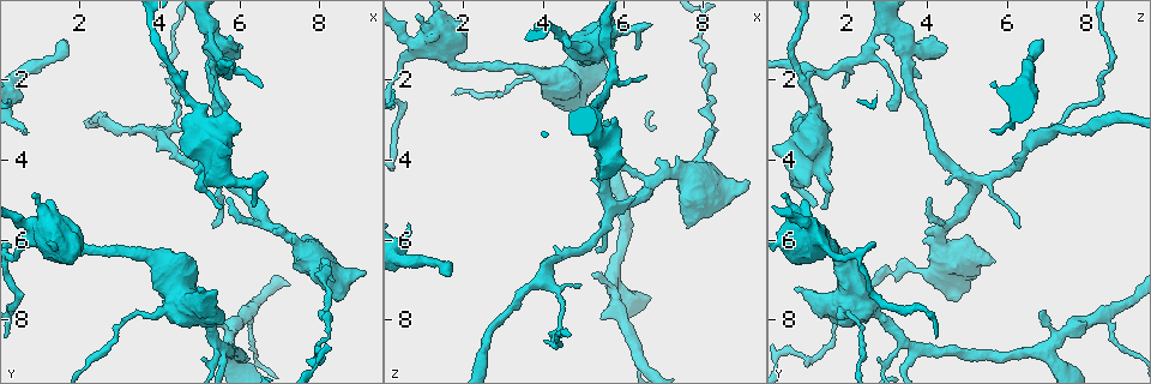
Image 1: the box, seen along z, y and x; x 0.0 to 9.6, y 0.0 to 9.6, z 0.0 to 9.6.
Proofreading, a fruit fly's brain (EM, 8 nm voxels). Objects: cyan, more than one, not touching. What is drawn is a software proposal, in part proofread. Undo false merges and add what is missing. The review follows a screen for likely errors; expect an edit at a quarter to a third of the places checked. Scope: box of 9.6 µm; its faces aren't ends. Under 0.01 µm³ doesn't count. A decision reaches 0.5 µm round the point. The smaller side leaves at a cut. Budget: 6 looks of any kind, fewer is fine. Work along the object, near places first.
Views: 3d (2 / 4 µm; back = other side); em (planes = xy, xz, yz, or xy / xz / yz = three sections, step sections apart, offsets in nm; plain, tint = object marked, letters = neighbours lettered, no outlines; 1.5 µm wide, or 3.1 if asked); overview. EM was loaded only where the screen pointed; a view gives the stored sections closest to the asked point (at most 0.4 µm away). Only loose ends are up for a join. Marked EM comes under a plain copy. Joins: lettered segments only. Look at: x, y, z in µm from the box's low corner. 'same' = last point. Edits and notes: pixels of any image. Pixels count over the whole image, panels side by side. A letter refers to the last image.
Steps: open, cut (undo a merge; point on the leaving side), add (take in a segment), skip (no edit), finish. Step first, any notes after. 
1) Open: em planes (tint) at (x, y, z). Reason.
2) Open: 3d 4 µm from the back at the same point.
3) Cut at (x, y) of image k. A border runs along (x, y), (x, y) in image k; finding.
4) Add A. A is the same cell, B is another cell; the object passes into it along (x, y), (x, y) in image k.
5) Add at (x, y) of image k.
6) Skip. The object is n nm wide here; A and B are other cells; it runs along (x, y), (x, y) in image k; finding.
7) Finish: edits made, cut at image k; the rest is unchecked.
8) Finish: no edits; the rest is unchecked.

Open: em xz step 4 (letters) at (1.55, 1.00, 6.90). Free end.

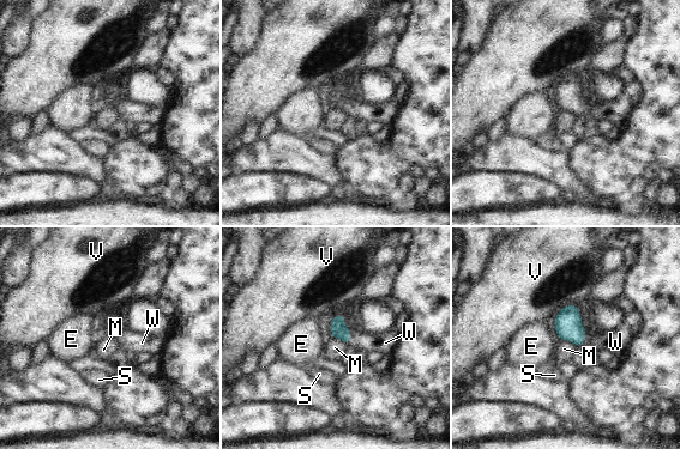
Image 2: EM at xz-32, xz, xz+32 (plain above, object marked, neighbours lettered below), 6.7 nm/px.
Add W. W is the same cell, E, M, S and V are other cells; the object passes into it along (338, 329), (349, 338), (385, 343) in image 2; the neuron continues.

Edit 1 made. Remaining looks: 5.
Open: 3d 2 µm from the back at (0.70, 3.25, 5.60). Branch stops here.

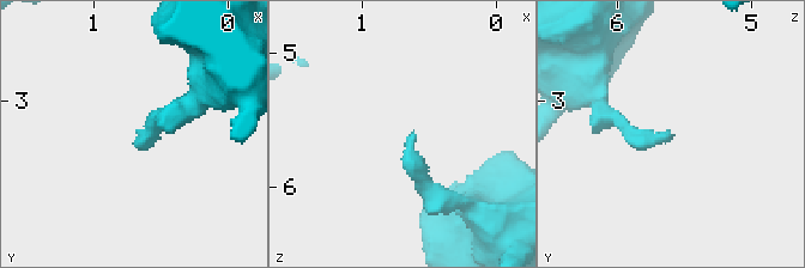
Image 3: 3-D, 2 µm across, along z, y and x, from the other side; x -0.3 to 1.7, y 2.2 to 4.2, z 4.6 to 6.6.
Open: em yz step 8 (tint) at (0.66, 3.24, 5.58).

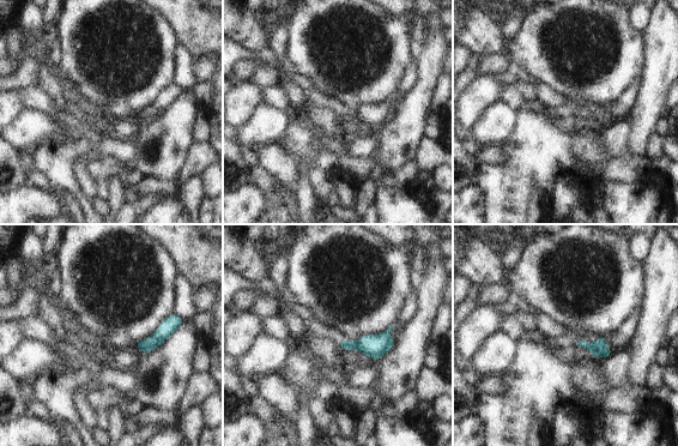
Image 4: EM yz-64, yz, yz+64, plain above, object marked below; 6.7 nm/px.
Open: em planes (letters) at the same point. Cut it another way.

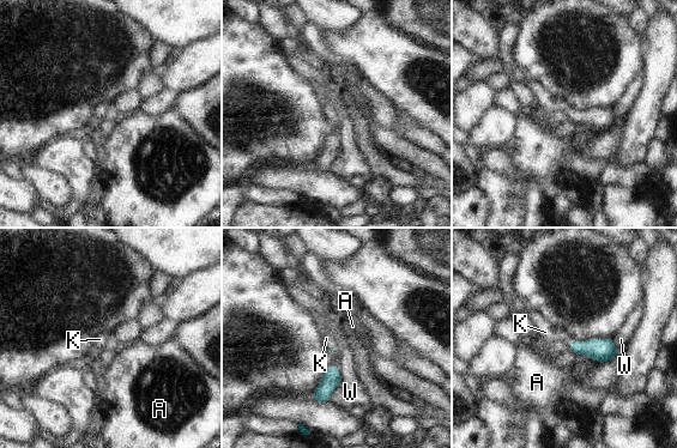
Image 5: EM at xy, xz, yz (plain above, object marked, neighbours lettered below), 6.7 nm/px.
Add K. The longest contact is with W, 240 nm; K is the same cell, A and W are other cells; the object passes into it along (602, 350), (573, 340), (545, 332) in image 5; it goes on there.

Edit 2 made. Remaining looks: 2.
Open: em planes (letters) at (5.10, 4.65, 0.95). Free end.

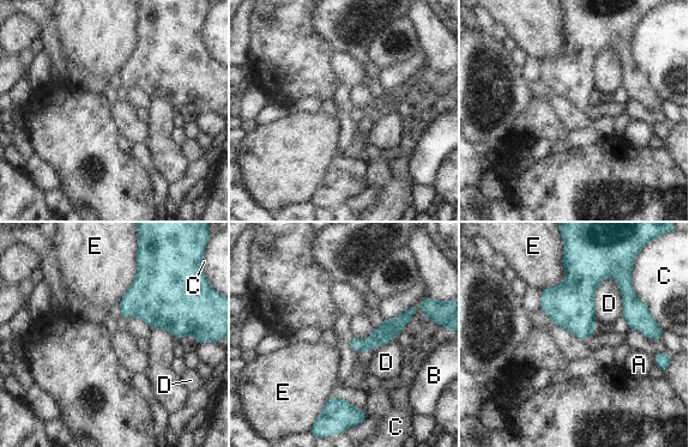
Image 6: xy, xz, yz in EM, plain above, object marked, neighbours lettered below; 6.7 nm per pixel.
Skip. A, B, C, D and E are other cells; none of them fits.

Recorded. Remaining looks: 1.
Finish: edits made, add at image 2, add at image 5; the rest is unchecked.

